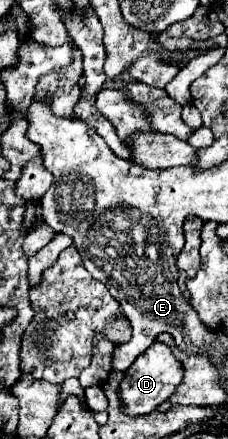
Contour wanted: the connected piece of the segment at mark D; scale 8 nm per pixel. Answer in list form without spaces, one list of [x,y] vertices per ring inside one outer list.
[[[151,344],[143,354],[137,356],[137,360],[129,366],[125,372],[125,378],[121,382],[121,398],[125,398],[125,410],[129,414],[148,414],[156,410],[159,404],[163,404],[173,393],[173,388],[179,386],[183,380],[181,364],[173,356],[171,348],[165,344]]]

